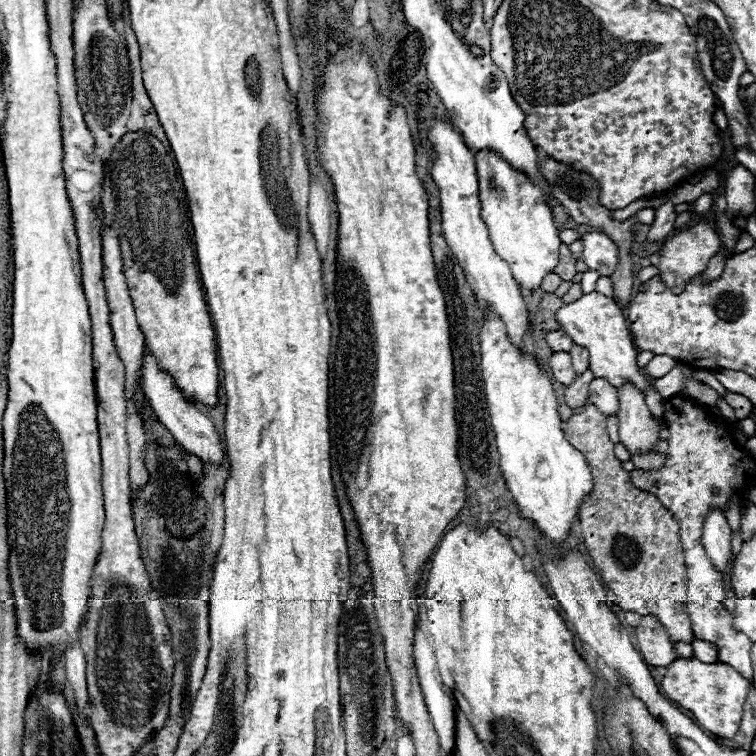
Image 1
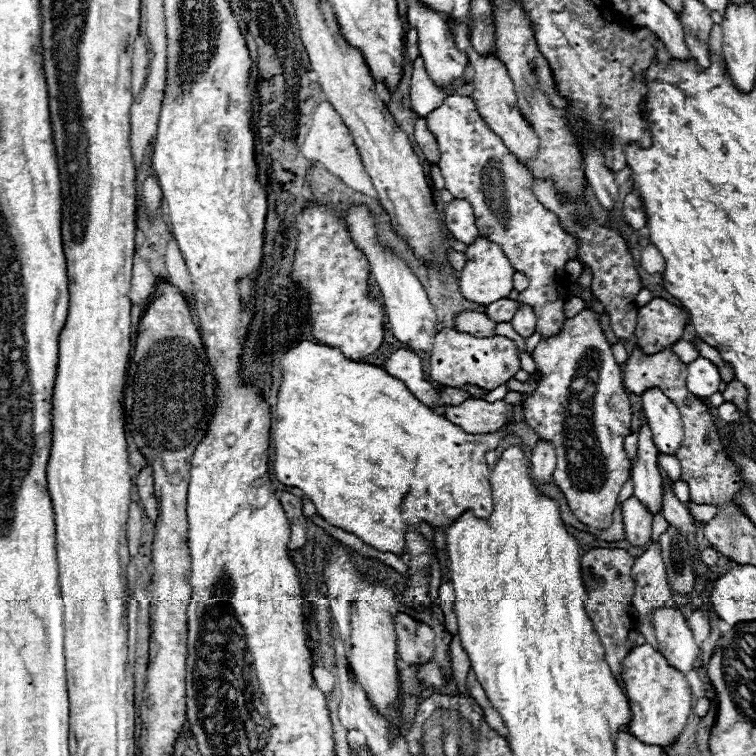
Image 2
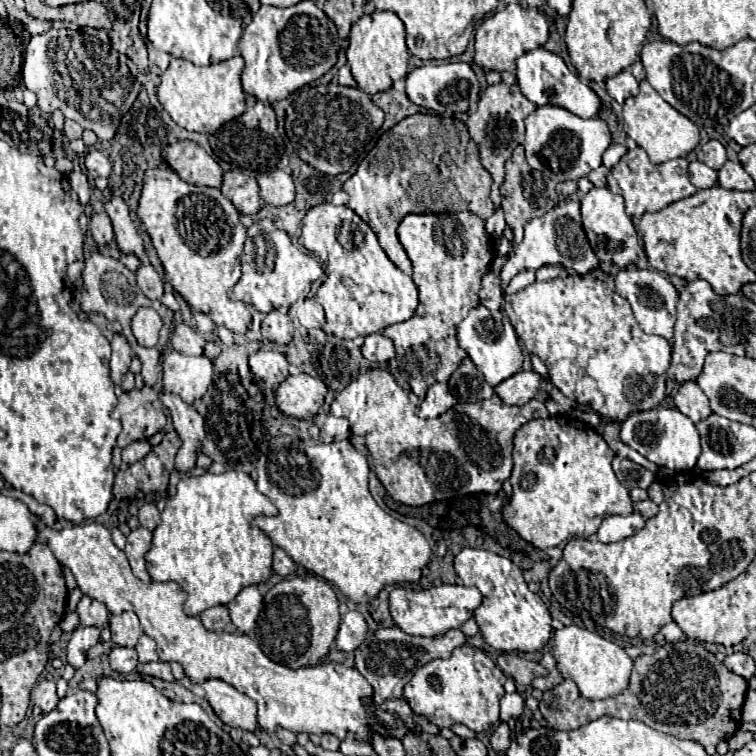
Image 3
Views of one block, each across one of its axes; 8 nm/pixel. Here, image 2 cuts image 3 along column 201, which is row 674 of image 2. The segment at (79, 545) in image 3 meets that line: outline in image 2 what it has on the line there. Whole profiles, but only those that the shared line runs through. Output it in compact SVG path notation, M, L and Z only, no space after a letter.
M648 644L634 646L630 654L624 658L622 668L626 696L634 710L634 720L628 722L628 732L646 746L672 746L682 734L686 718L690 714L692 692L684 674L670 666L666 658Z

